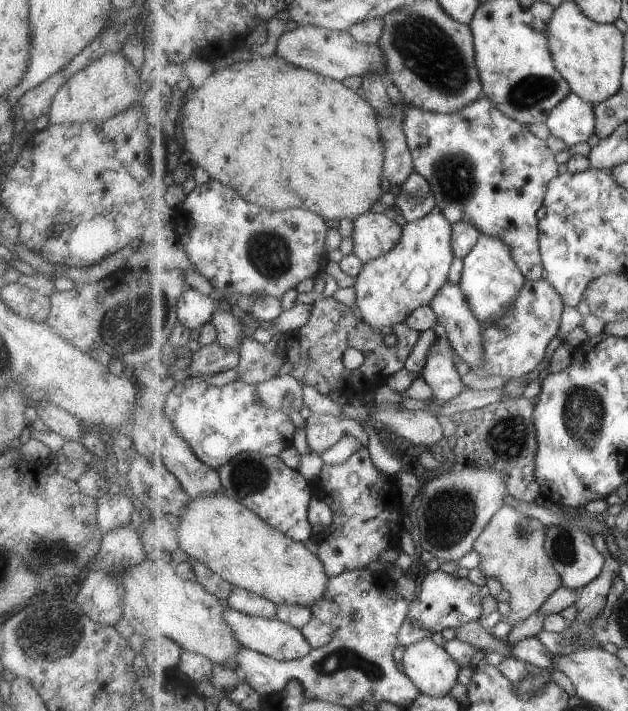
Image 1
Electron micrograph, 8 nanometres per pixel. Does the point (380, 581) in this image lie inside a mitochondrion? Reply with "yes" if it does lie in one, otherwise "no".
no

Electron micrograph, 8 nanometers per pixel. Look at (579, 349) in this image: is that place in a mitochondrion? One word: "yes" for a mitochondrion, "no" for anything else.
no

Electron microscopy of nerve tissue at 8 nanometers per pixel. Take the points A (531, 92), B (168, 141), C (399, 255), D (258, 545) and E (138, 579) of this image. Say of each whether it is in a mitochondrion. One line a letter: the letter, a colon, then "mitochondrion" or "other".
A: mitochondrion
B: other
C: other
D: other
E: other

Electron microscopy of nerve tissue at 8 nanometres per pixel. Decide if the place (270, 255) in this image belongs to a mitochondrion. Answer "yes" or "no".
yes

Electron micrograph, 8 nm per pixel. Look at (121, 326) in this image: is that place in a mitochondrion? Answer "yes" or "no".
yes

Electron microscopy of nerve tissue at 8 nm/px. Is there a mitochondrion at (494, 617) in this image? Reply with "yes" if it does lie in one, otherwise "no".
no

